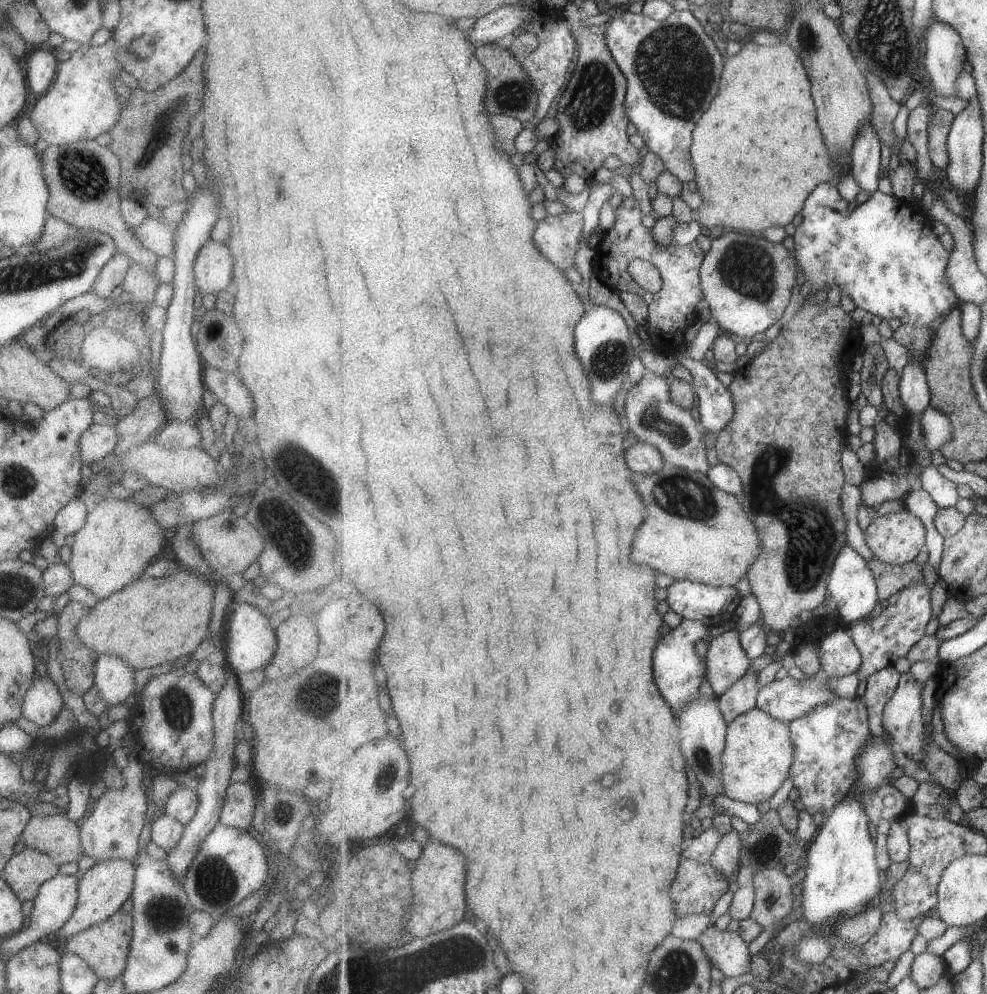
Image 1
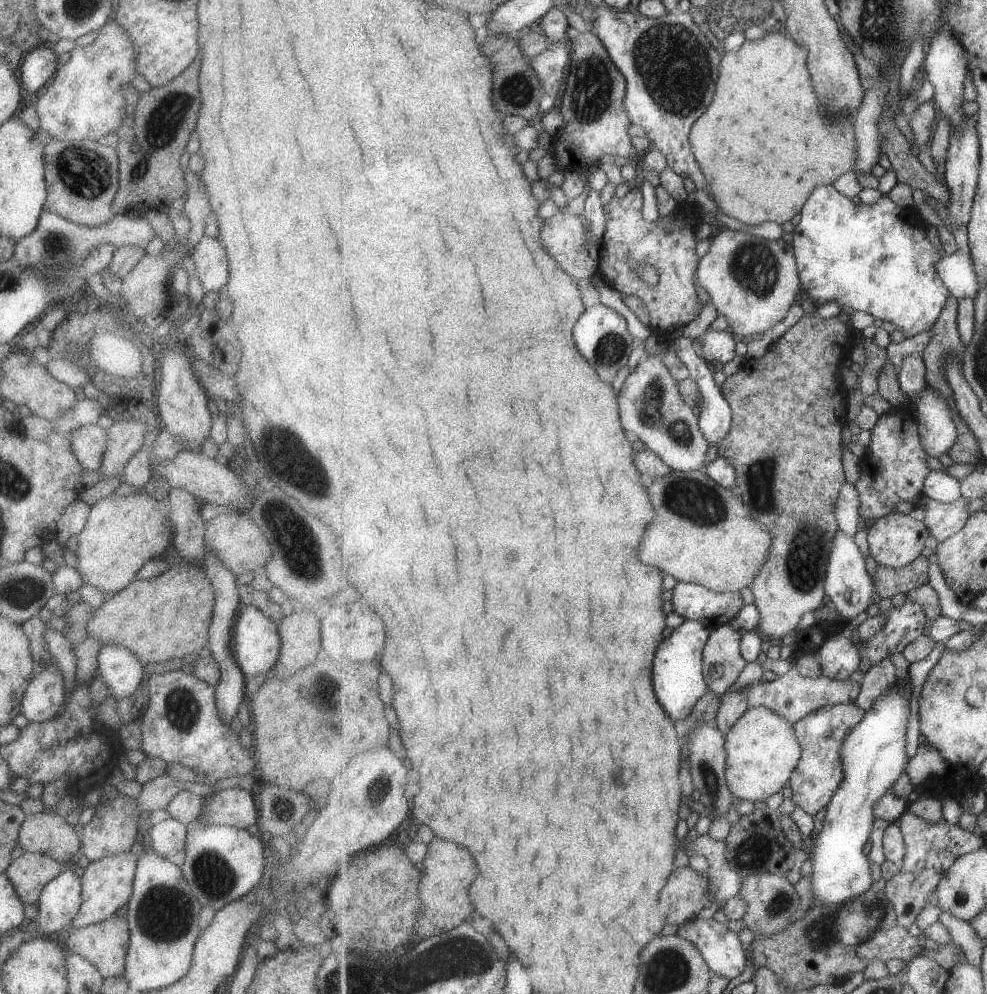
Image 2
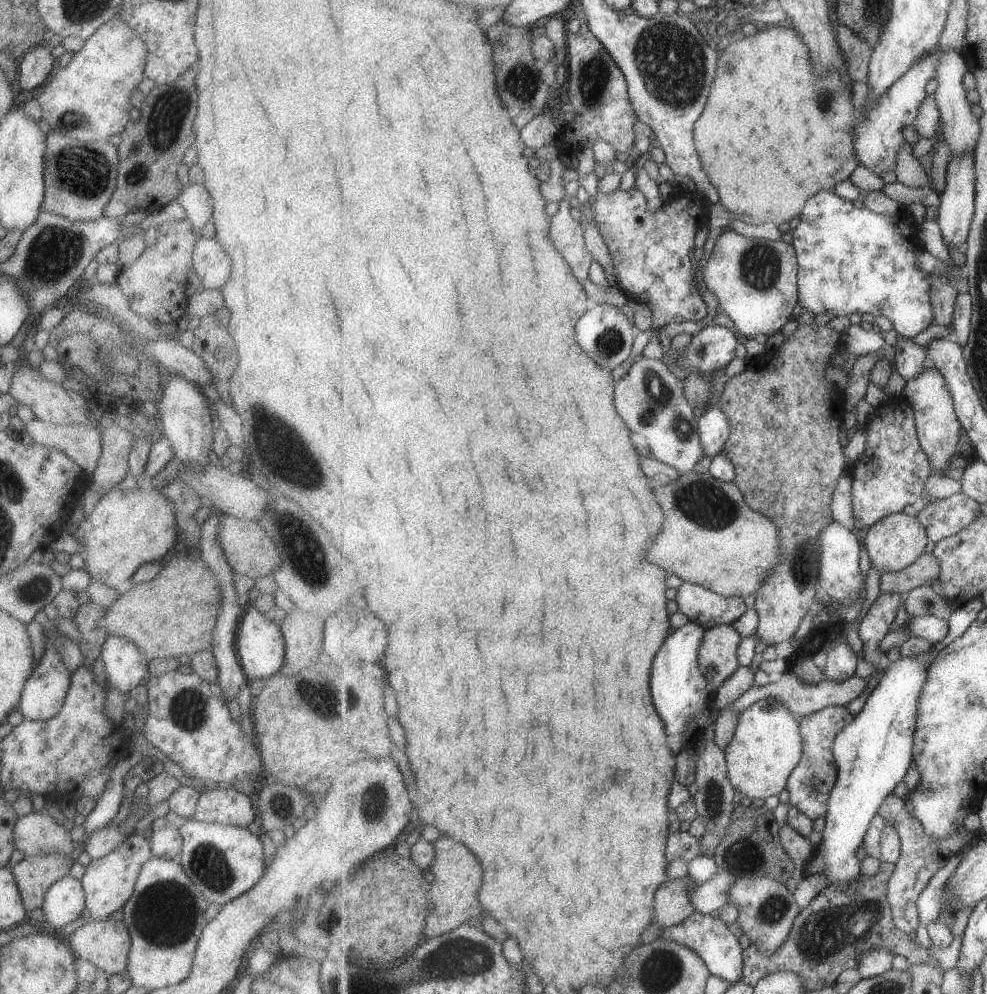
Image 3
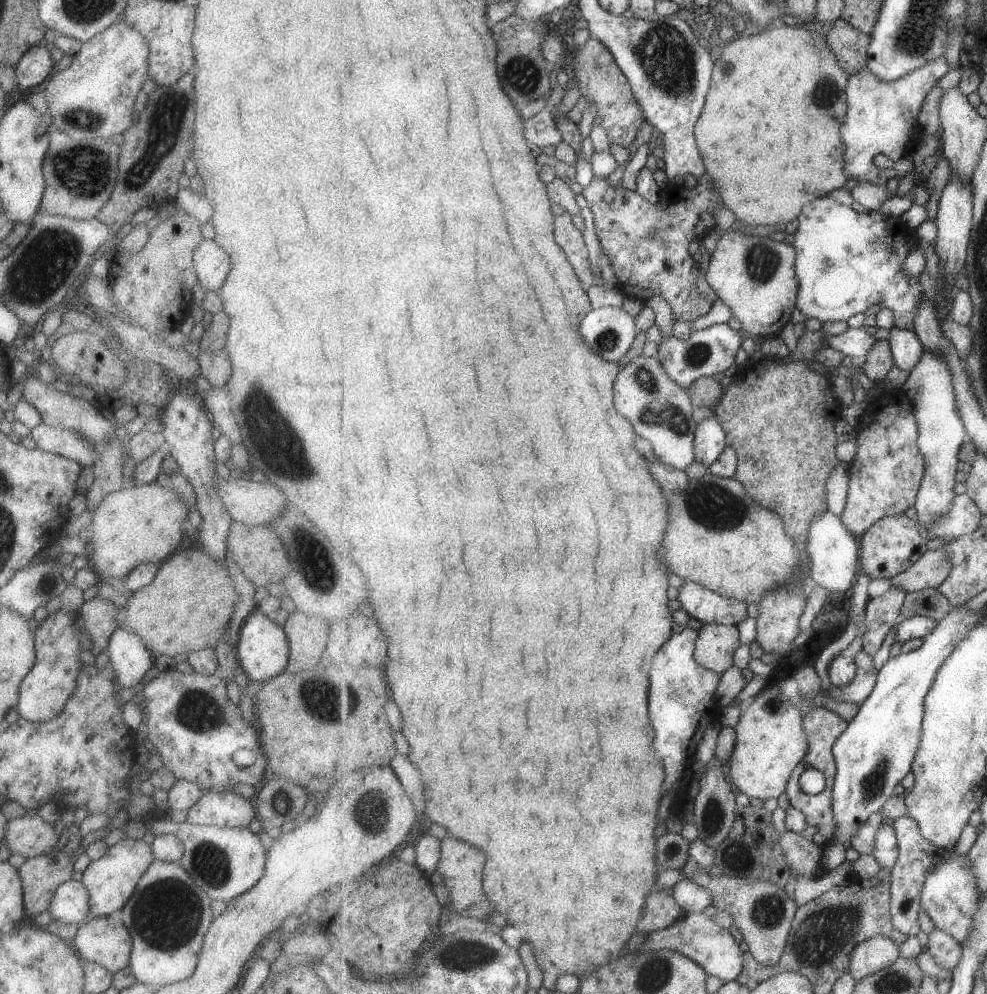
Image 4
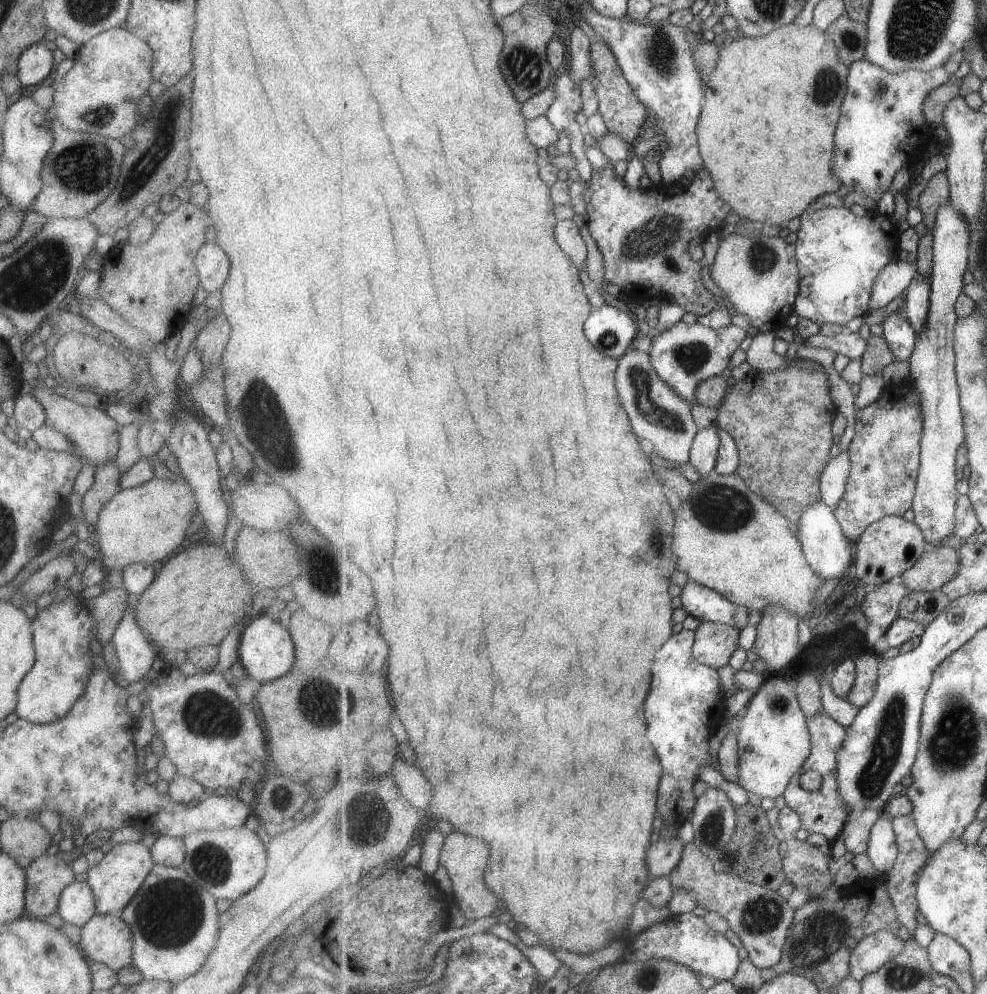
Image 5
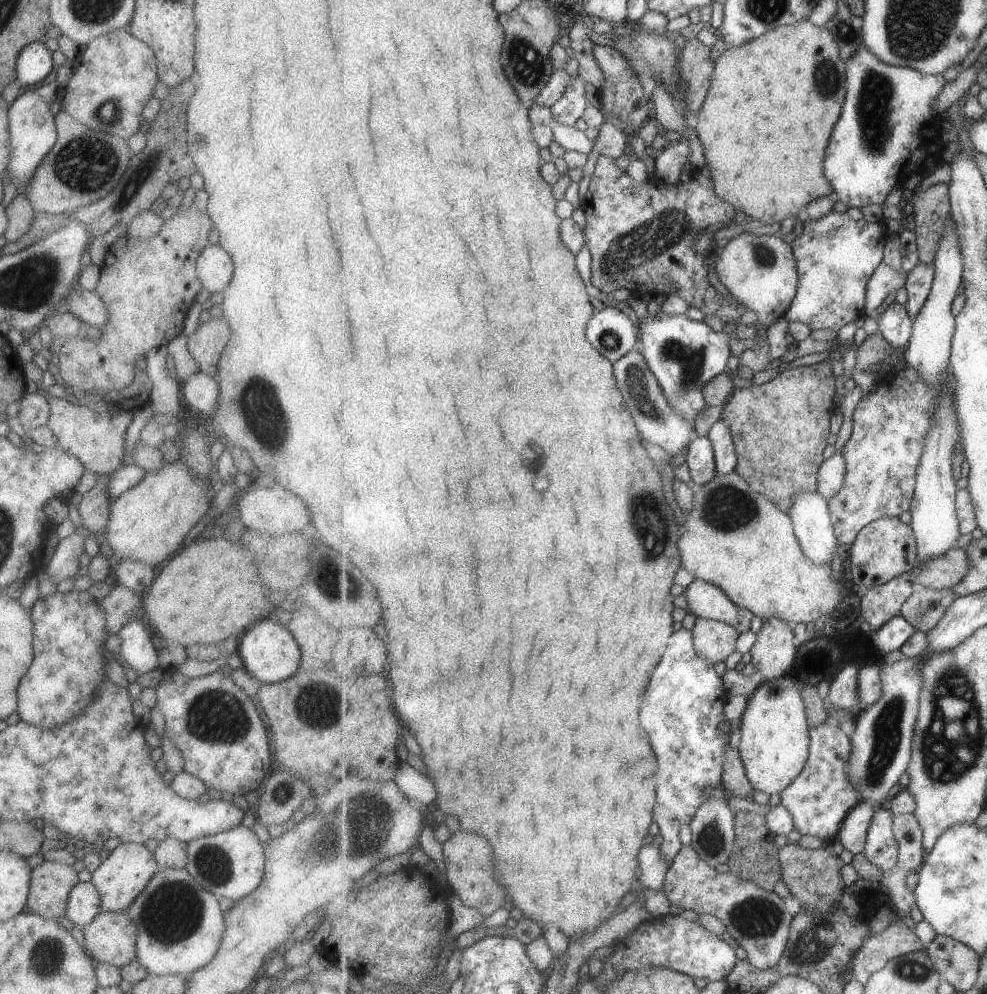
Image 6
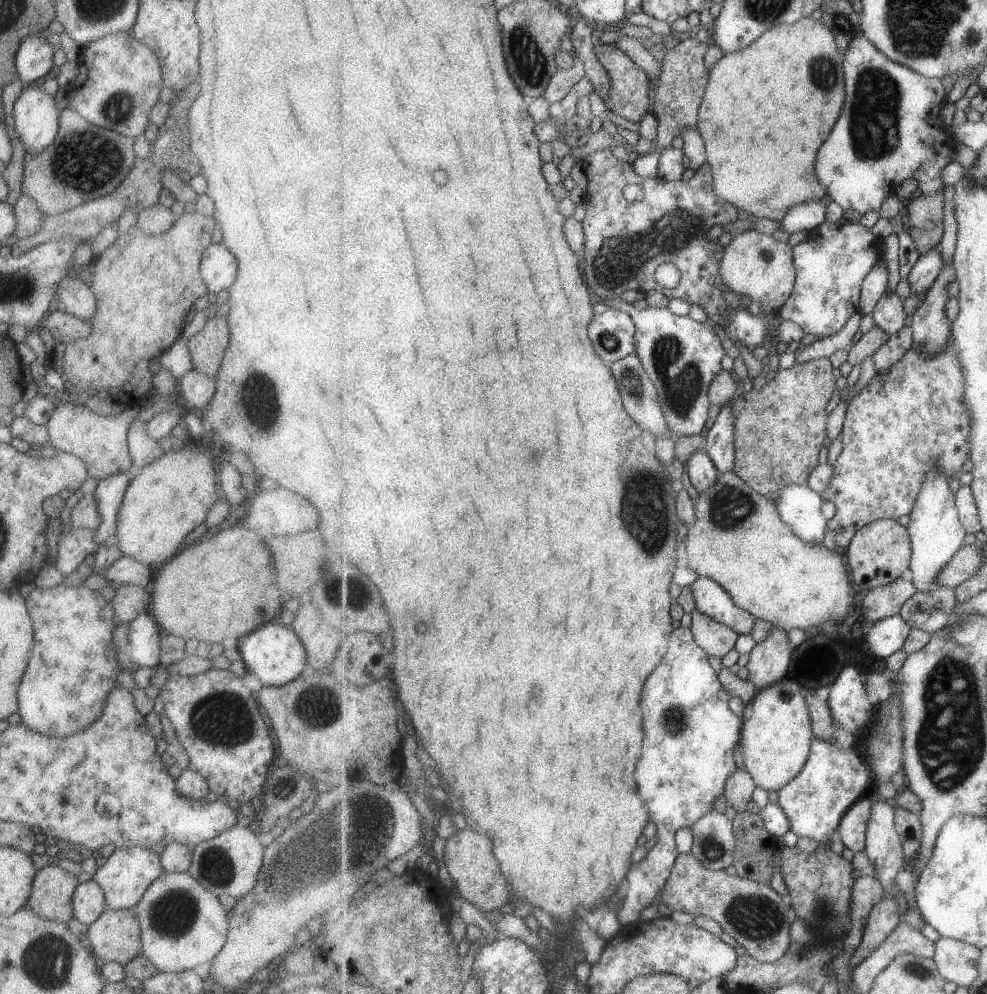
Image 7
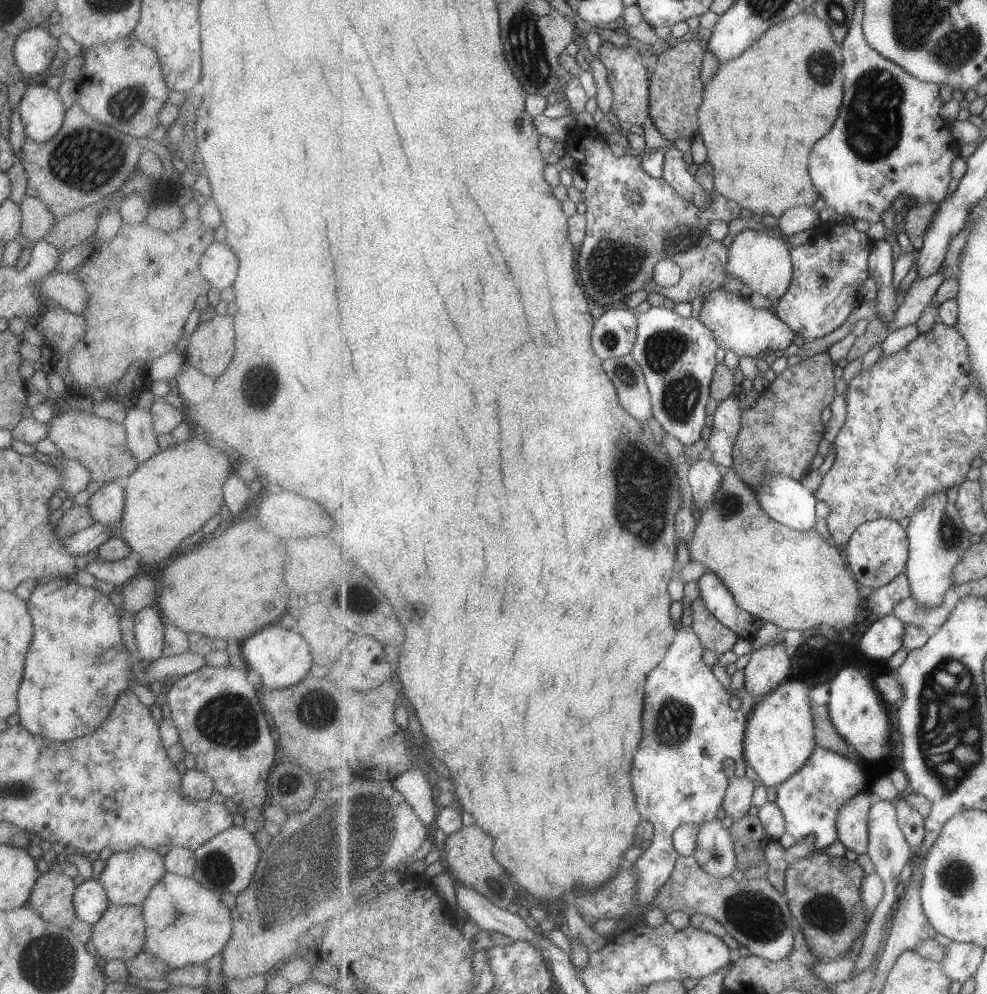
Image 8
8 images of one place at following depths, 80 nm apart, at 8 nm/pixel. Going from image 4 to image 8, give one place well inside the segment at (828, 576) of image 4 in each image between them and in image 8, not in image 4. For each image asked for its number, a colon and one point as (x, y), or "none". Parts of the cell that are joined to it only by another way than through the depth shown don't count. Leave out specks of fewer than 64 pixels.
5: (828, 551)
6: (811, 514)
7: (799, 506)
8: (788, 501)

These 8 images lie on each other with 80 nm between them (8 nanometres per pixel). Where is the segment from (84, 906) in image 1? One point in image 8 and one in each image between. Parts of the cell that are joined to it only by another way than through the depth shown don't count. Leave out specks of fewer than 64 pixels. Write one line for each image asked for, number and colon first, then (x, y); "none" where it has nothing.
2: (106, 884)
3: (107, 882)
4: (109, 881)
5: (113, 880)
6: (118, 880)
7: (127, 872)
8: (127, 877)

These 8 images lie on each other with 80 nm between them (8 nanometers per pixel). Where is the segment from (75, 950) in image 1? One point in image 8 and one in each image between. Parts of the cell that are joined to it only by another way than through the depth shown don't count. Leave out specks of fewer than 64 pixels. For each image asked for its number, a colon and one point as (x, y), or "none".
2: (104, 943)
3: (105, 943)
4: (99, 940)
5: (107, 940)
6: (110, 937)
7: (114, 937)
8: (119, 934)

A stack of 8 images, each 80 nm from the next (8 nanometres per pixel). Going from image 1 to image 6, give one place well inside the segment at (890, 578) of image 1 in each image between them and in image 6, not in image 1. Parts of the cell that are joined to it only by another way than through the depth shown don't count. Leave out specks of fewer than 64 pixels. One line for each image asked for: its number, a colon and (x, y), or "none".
2: (889, 582)
3: (926, 570)
4: (931, 571)
5: (938, 566)
6: (944, 572)

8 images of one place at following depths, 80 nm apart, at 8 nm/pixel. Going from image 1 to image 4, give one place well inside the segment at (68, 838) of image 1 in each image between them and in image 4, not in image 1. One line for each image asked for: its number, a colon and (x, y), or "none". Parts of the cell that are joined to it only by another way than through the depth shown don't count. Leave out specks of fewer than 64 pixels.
2: (46, 832)
3: (35, 833)
4: (28, 836)

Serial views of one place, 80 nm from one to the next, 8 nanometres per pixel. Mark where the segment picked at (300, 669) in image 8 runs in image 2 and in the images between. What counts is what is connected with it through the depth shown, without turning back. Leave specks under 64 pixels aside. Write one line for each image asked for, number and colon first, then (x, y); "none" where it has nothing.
2: (255, 644)
3: (259, 644)
4: (262, 651)
5: (265, 650)
6: (268, 652)
7: (272, 652)

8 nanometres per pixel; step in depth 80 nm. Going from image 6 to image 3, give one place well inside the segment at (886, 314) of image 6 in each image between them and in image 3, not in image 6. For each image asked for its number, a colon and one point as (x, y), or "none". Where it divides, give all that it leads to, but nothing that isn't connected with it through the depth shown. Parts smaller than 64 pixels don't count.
3: (910, 358)
4: (908, 350)
5: (902, 338)

